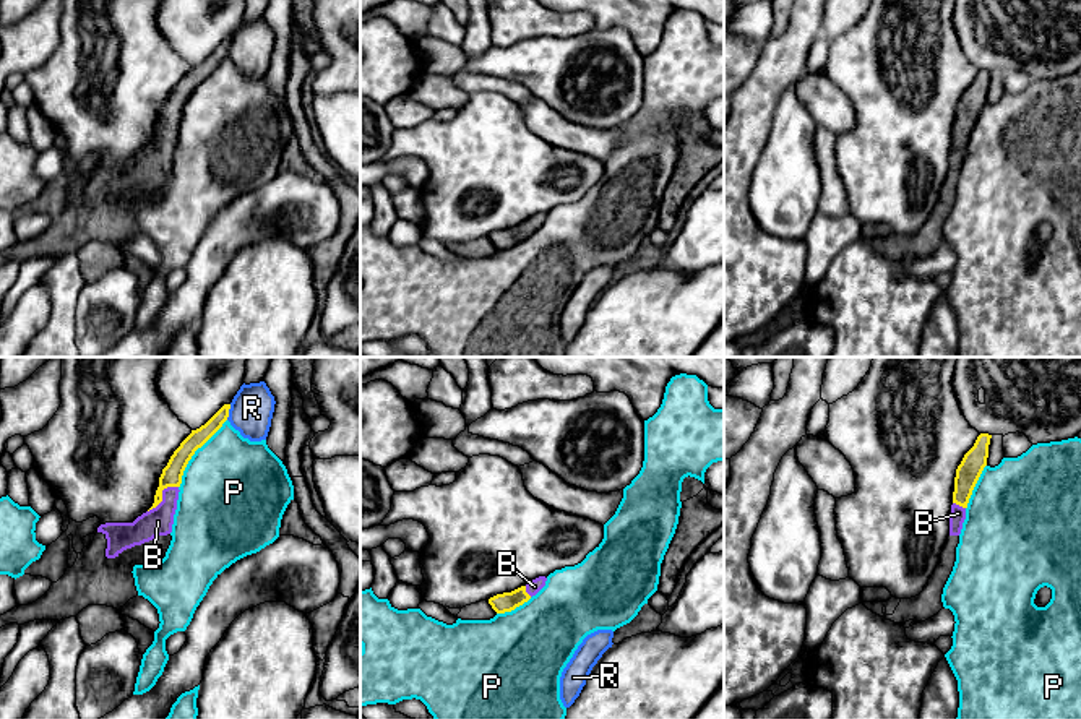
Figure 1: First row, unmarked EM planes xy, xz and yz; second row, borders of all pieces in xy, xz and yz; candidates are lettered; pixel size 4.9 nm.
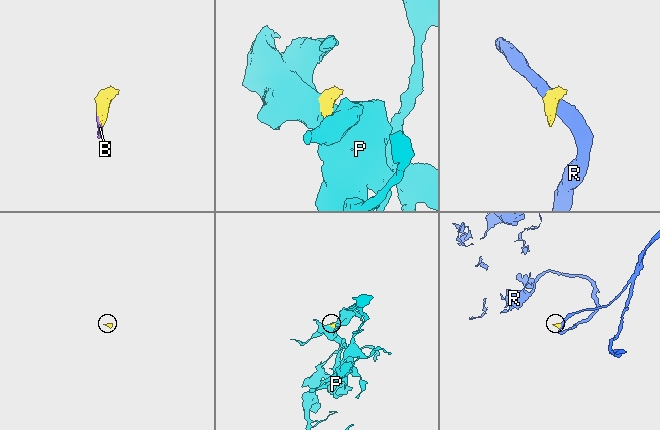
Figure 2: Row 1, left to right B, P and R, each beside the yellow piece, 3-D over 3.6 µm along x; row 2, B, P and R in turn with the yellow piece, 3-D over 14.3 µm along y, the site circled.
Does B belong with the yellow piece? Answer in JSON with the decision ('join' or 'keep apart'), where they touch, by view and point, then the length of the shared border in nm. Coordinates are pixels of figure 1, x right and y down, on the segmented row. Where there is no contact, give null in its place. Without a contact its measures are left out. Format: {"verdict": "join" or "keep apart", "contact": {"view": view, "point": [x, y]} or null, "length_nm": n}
{"verdict": "join", "contact": {"view": "xy", "point": [161, 495]}, "length_nm": 200}

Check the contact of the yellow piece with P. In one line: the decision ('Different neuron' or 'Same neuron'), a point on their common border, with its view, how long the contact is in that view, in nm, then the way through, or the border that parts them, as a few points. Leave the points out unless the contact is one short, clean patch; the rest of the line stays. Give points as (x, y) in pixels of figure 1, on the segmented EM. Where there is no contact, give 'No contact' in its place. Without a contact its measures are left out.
Different neuron. Touches yellow at xy (193, 453). Shared border 420 nm

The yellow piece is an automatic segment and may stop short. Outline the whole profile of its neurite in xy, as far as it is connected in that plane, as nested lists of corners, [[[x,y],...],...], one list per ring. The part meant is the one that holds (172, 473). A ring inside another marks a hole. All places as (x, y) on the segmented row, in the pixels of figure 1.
[[[224,404],[205,425],[180,443],[159,477],[153,506],[133,523],[106,523],[94,540],[78,553],[71,568],[52,583],[36,602],[16,605],[0,615],[0,628],[34,620],[65,620],[76,617],[88,605],[107,605],[122,610],[138,596],[133,566],[157,565],[172,540],[179,487],[183,471],[201,448],[227,420],[230,404]]]

